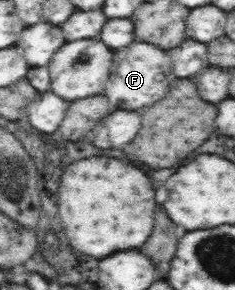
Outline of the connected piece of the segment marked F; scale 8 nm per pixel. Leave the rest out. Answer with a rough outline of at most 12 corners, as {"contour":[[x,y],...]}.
{"contour":[[151,43],[115,51],[105,95],[135,111],[163,99],[171,57]]}

